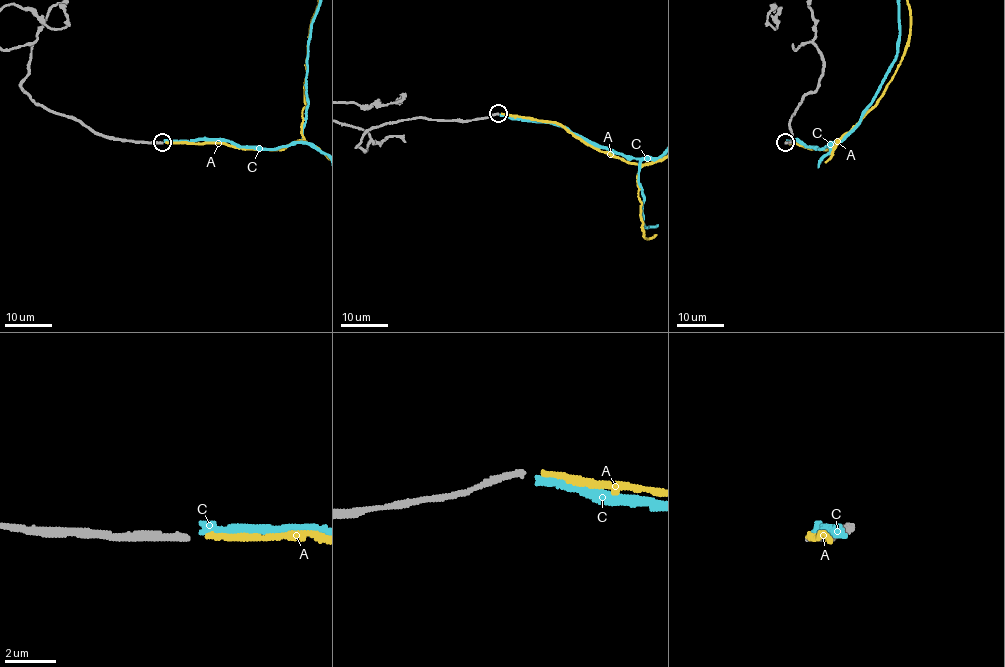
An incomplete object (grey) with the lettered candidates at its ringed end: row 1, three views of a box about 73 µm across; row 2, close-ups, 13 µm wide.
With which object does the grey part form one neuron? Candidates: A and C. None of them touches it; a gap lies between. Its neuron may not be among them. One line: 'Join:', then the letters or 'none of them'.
Join: A

